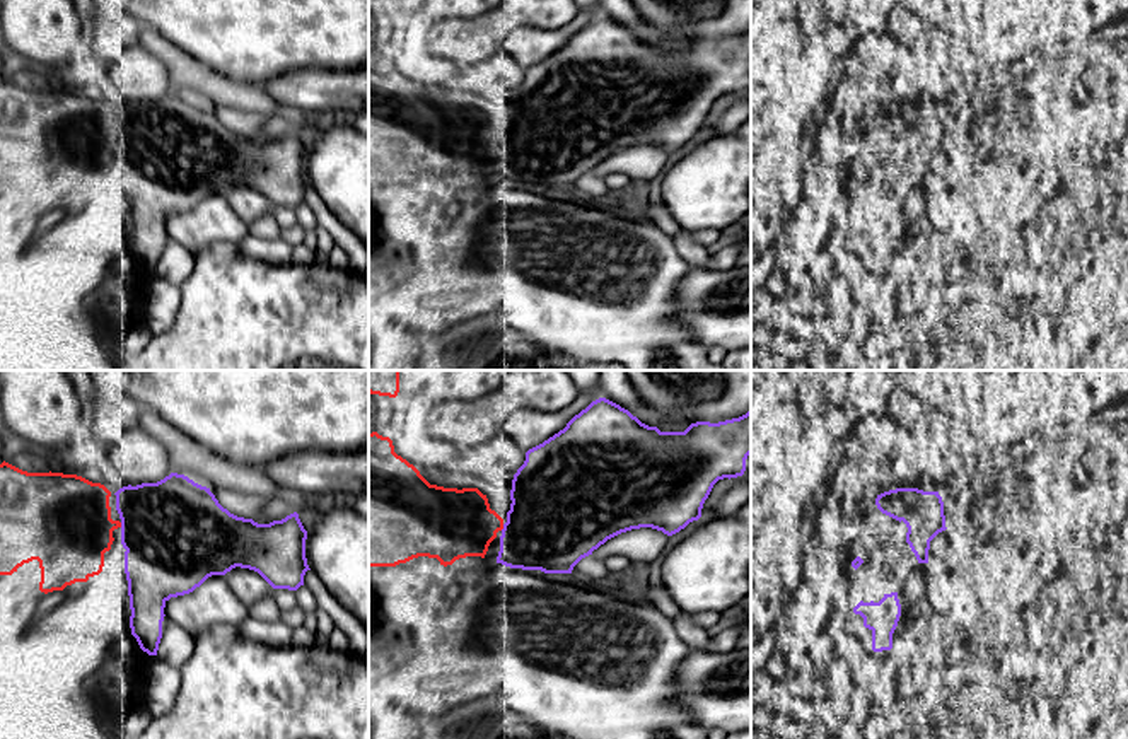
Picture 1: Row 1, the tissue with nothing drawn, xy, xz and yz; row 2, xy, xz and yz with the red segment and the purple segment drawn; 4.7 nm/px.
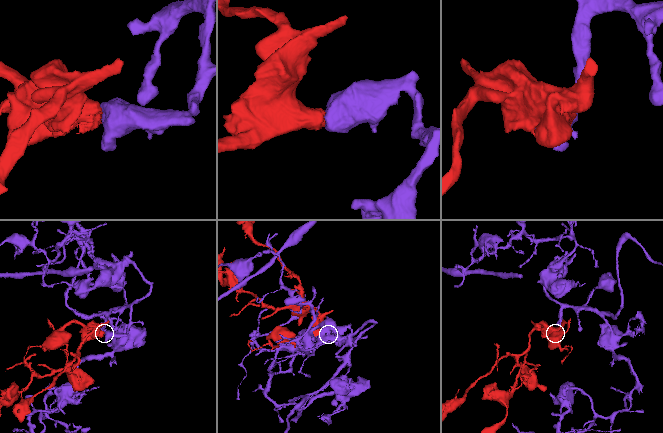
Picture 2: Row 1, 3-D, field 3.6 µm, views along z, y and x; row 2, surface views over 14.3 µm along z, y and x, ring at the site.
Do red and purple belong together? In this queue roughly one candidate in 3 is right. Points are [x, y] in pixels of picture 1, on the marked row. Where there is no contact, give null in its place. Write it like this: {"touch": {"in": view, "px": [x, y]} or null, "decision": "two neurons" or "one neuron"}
{"touch": {"in": "xz", "px": [502, 528]}, "decision": "one neuron"}

